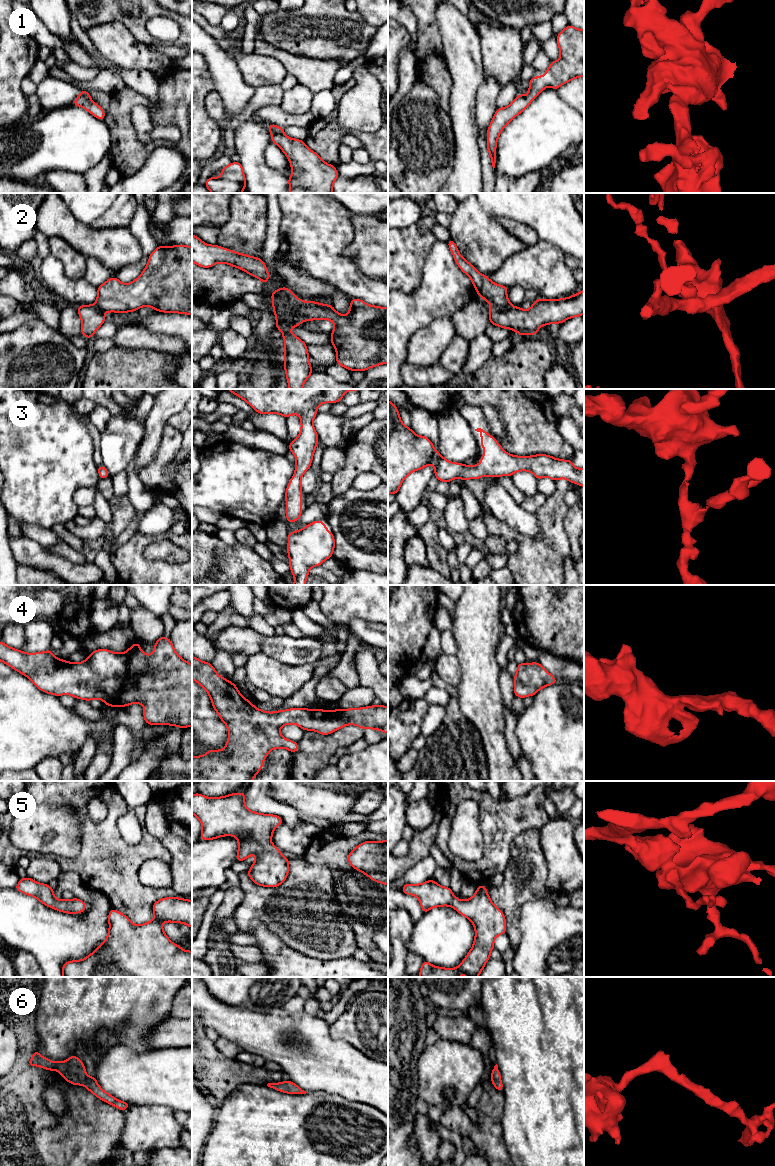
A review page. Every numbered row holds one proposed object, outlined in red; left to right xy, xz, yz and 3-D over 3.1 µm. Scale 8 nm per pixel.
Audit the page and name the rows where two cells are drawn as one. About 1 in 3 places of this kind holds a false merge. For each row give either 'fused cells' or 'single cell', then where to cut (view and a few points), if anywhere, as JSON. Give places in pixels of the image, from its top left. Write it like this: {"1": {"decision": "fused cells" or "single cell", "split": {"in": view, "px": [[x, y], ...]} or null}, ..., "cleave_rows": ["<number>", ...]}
{"1": {"decision": "single cell", "split": null}, "2": {"decision": "fused cells", "split": {"in": "xz", "px": [[297, 299], [295, 314], [301, 321]]}}, "3": {"decision": "single cell", "split": null}, "4": {"decision": "single cell", "split": null}, "5": {"decision": "single cell", "split": null}, "6": {"decision": "single cell", "split": null}, "cleave_rows": ["2"]}

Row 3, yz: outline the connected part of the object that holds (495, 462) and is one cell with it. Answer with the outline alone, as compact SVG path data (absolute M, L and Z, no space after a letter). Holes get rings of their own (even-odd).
M388 400L388 494L396 494L411 472L428 465L435 466L434 476L438 481L447 483L455 478L511 477L515 472L529 471L537 480L543 477L554 481L565 478L584 487L584 468L576 468L571 459L561 460L545 454L514 456L506 453L487 431L481 428L475 431L481 433L481 448L487 450L482 453L480 463L466 466L450 462L436 451L430 439L417 436L405 426L396 405Z

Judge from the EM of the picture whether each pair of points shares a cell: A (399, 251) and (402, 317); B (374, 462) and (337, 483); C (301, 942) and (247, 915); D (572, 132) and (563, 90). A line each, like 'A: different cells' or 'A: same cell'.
A: different cells
B: same cell
C: same cell
D: different cells

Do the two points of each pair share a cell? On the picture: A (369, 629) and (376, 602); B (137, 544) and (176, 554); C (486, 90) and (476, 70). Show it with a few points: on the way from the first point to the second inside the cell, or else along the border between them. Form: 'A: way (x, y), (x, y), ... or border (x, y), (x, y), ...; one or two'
A: border (377, 623), (352, 619), (348, 626); two
B: border (170, 540), (151, 542), (145, 548), (142, 555); two
C: border (483, 76), (482, 82), (476, 90), (473, 102); two

